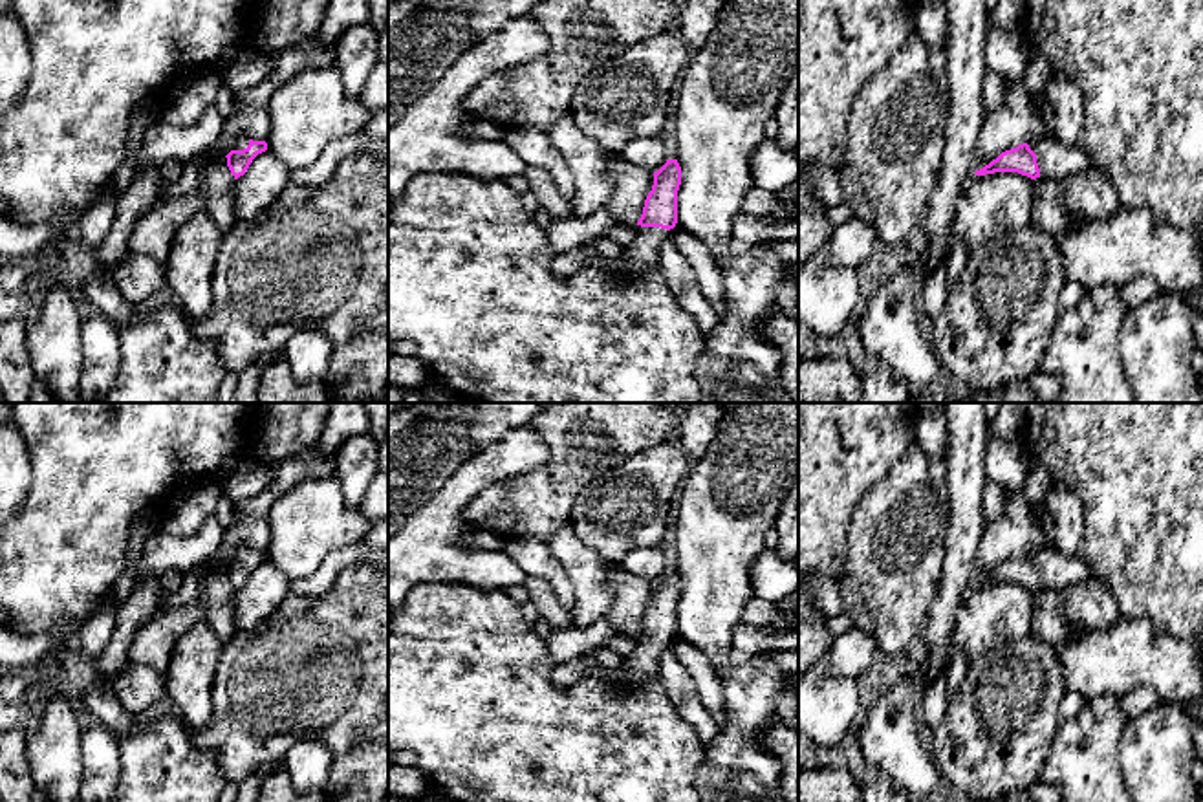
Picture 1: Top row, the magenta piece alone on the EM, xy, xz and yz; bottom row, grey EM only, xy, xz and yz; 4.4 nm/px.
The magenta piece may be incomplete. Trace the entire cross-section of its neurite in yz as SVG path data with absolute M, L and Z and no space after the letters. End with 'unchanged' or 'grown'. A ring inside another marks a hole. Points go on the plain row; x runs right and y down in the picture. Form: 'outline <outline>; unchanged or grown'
outline M1036 546L1016 558L1002 562L974 584L1018 582L1031 590L1044 588L1062 591L1064 588L1080 584L1089 577L1091 573L1080 558L1068 557L1055 547Z; grown

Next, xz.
outline M667 569L654 582L654 595L645 610L635 646L619 665L623 676L617 681L604 679L613 690L632 692L659 681L659 659L677 634L679 595L681 577L677 569Z; grown

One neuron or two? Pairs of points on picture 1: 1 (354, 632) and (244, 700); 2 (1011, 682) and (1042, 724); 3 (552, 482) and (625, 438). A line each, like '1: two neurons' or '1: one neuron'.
1: one neuron
2: one neuron
3: one neuron

